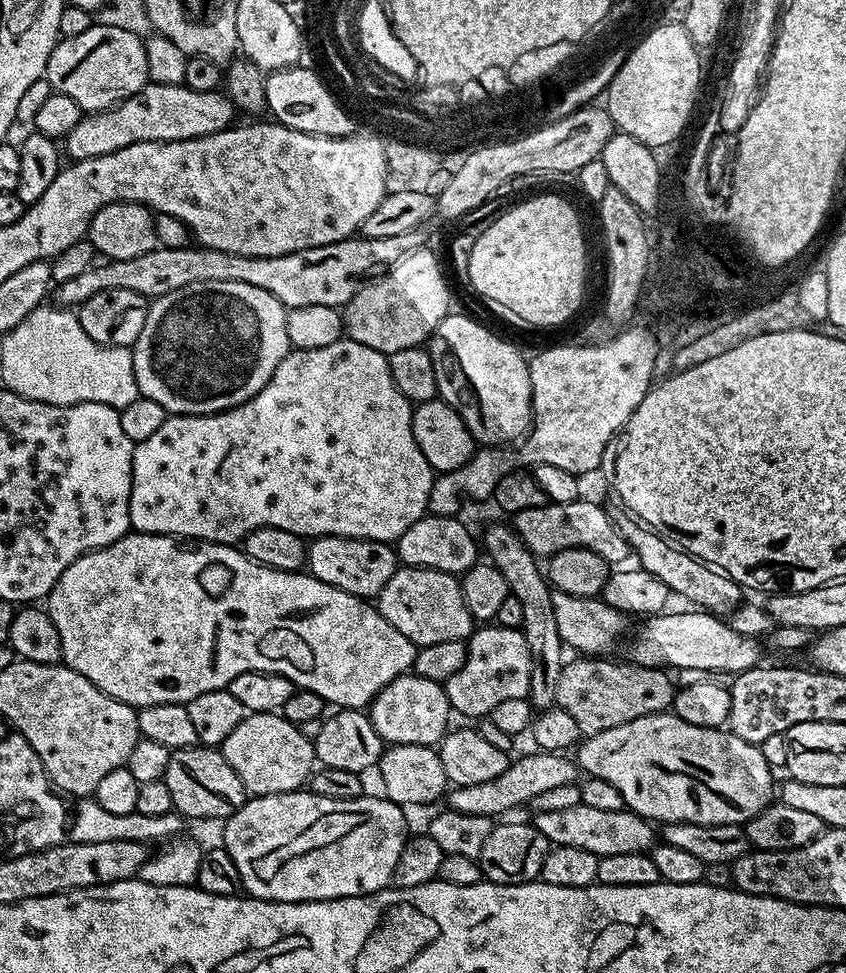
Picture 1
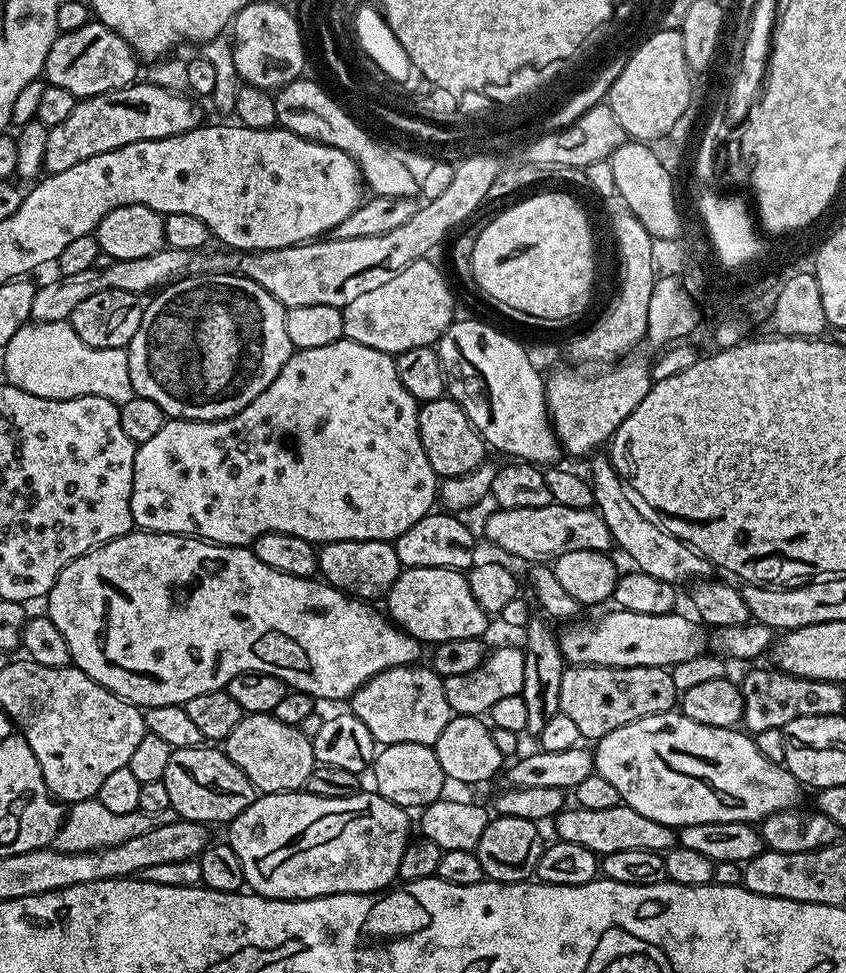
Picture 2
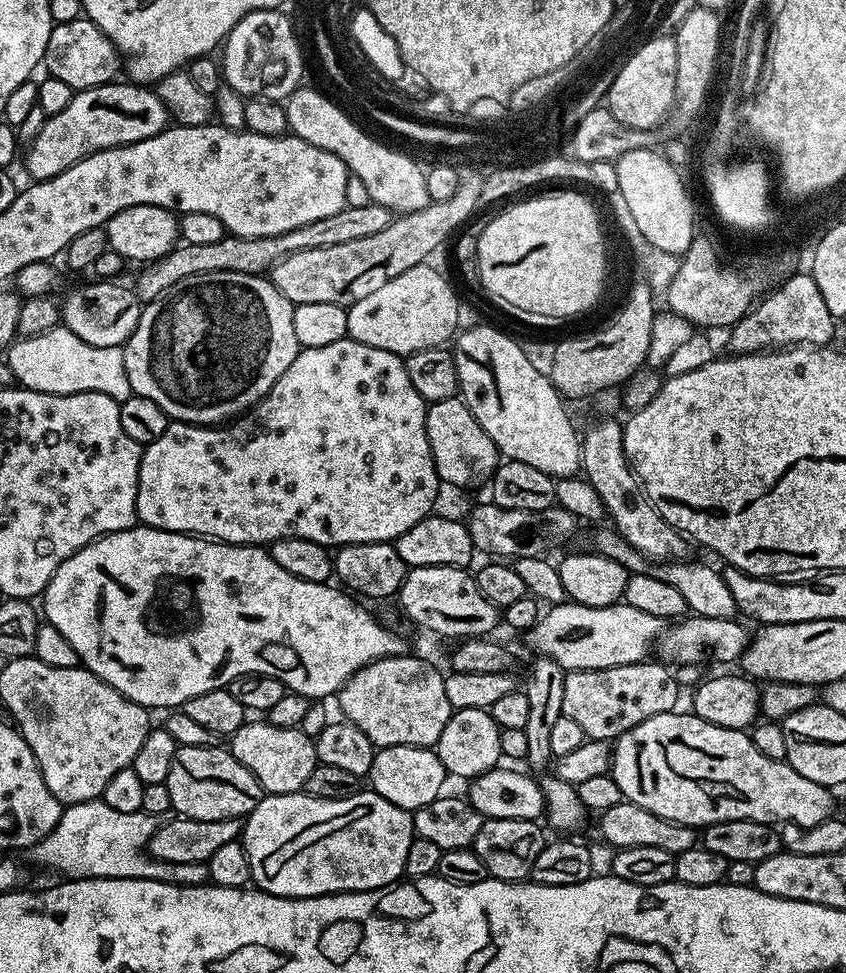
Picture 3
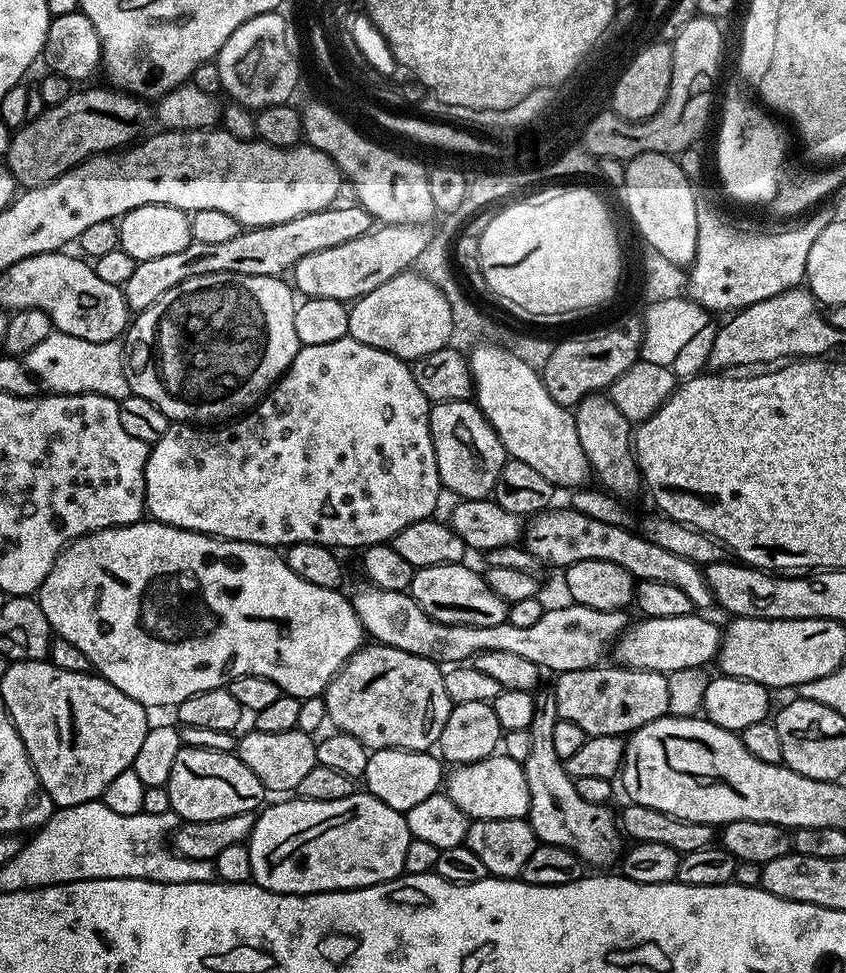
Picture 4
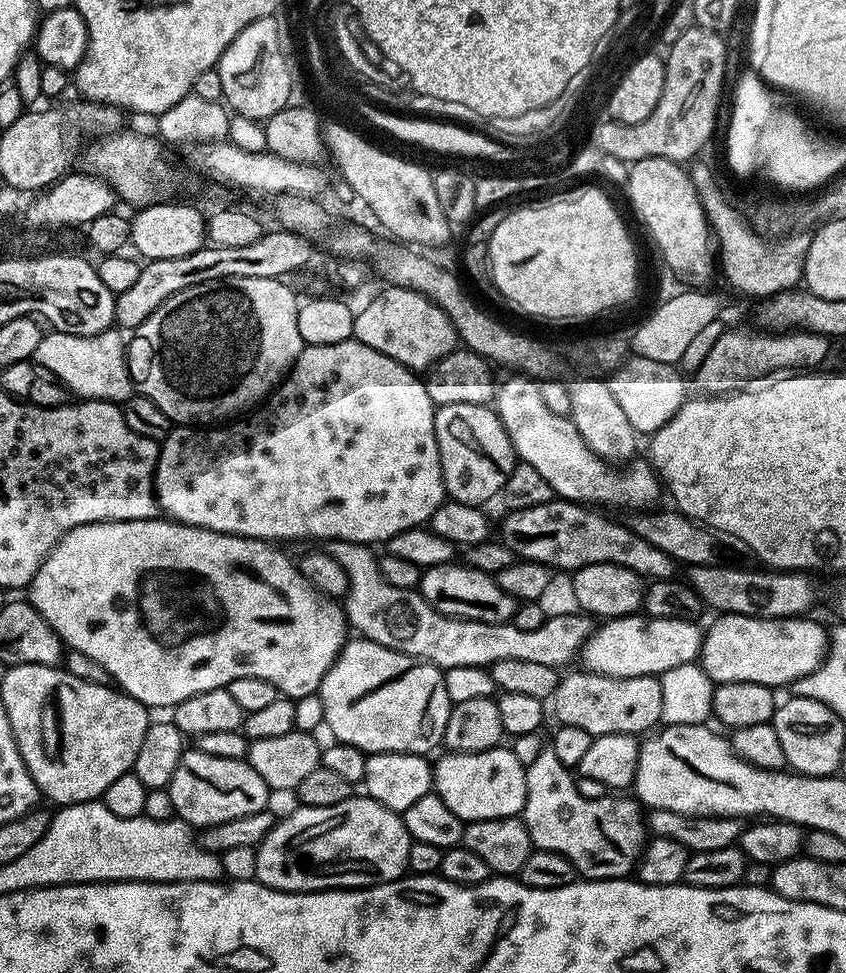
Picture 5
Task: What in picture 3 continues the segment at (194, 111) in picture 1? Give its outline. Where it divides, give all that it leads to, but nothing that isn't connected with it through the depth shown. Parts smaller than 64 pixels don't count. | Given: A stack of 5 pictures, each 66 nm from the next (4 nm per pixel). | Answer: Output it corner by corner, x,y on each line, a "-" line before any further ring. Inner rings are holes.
113,82
73,91
70,102
65,109
61,113
45,119
42,130
38,130
38,134
32,139
31,144
27,145
25,152
28,153
25,156
23,153
22,156
22,164
24,160
24,168
32,175
33,181
49,180
62,174
62,170
70,170
70,166
74,166
83,156
89,156
107,148
142,142
146,138
154,138
154,134
163,132
165,128
169,127
169,110
162,102
162,98
158,98
151,87
131,82
120,83

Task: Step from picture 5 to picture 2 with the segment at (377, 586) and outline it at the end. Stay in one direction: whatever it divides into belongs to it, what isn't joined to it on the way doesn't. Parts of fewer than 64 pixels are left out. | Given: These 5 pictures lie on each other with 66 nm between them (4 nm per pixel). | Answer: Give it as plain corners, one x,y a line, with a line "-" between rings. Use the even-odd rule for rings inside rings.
676,610
666,614
611,611
593,624
572,622
561,627
564,629
559,629
560,652
569,665
593,664
611,668
654,666
671,669
672,664
684,664
702,655
704,644
706,648
705,629
691,615
679,616

